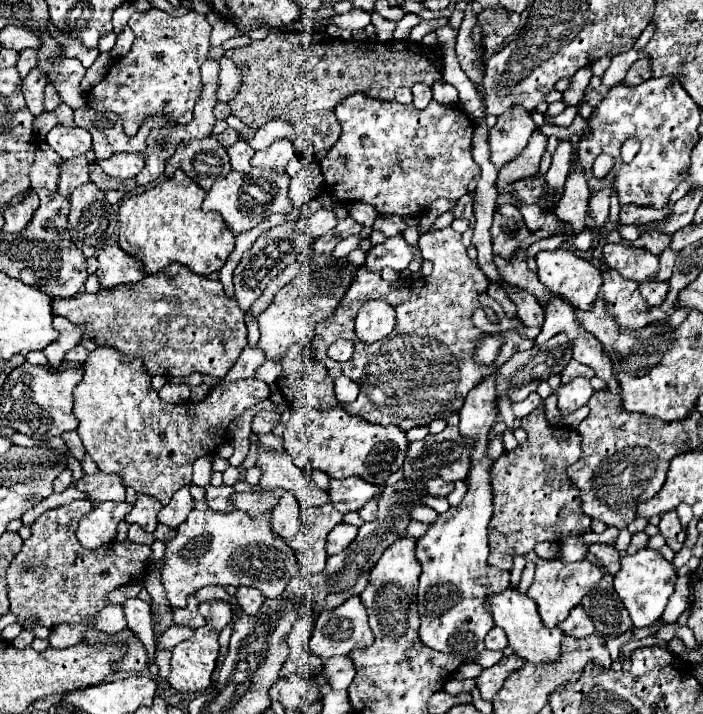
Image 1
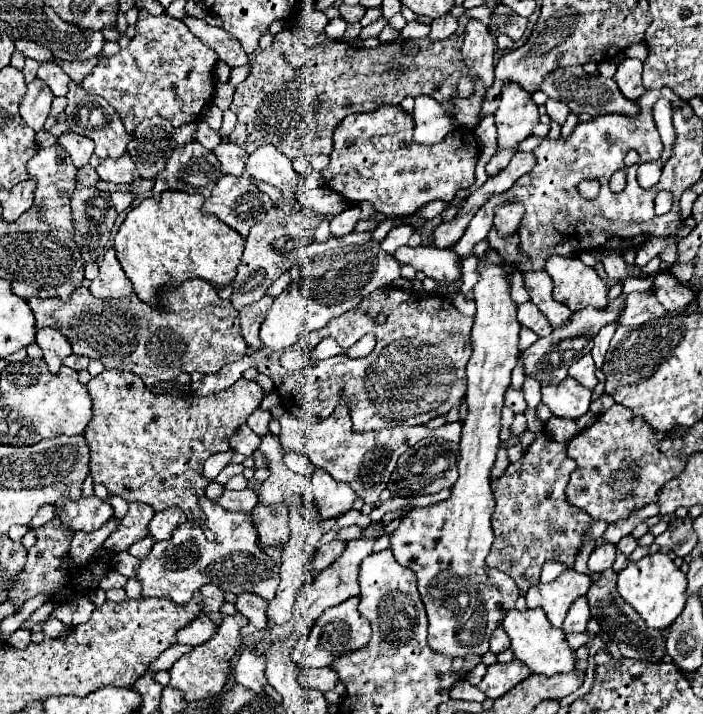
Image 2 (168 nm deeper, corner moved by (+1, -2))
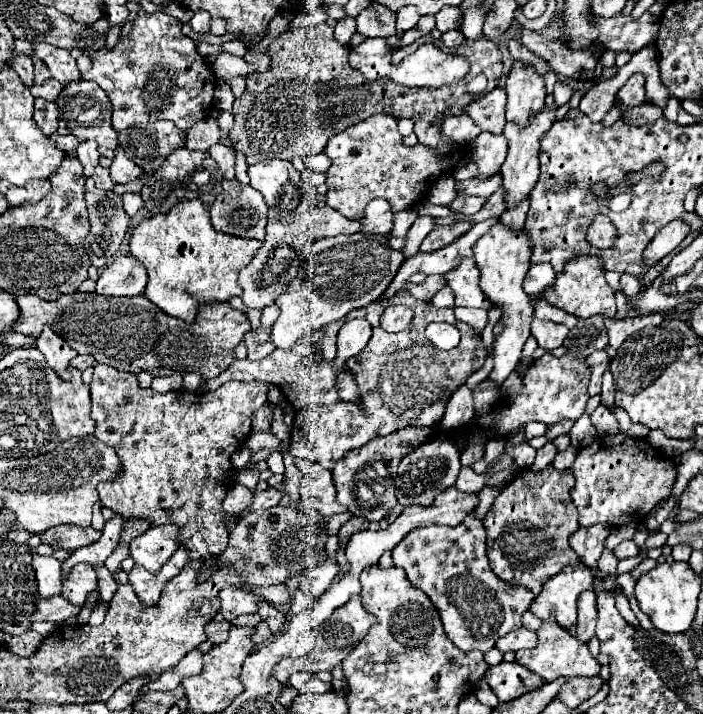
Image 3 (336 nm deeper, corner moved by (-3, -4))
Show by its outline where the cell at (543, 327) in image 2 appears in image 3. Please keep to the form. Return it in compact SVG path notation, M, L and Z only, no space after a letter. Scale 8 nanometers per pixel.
M533 318L533 322L531 322L531 336L545 350L553 350L553 348L561 346L567 332L569 332L569 328L563 324L551 324L551 322L539 320L539 318Z

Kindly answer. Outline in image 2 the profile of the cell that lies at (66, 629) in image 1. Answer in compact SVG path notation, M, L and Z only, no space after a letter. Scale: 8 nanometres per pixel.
M47 618L45 622L43 622L43 634L45 636L51 636L51 638L59 638L59 636L63 636L63 634L69 634L71 632L71 628L69 626L65 626L61 620L57 620L57 618Z

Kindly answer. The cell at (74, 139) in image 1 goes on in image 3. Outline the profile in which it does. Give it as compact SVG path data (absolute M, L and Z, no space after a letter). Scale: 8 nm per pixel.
M87 140L87 142L81 142L79 148L77 148L77 156L83 164L83 176L89 178L95 170L95 166L99 164L99 150L97 150L97 144L93 140Z

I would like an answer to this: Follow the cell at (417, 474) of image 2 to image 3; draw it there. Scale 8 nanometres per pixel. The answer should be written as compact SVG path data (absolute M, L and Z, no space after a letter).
M435 438L435 440L421 444L413 452L409 452L399 464L399 472L395 478L397 504L401 504L401 506L411 506L411 504L429 506L437 498L437 494L445 492L447 488L451 488L455 484L459 470L461 470L459 450L453 446L451 440Z

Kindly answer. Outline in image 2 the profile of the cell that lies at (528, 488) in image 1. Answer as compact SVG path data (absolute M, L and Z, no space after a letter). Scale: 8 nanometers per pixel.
M527 410L525 416L529 418L529 430L535 432L537 438L519 462L509 464L505 474L491 482L495 496L495 512L491 518L495 542L487 556L487 566L509 574L523 594L529 586L539 584L545 562L555 560L573 568L575 554L583 544L583 534L591 524L589 514L573 508L565 498L565 486L575 470L575 460L567 456L567 444L549 440L533 410Z

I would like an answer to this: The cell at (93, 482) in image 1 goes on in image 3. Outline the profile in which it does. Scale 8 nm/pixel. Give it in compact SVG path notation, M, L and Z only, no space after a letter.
M61 524L55 528L49 528L47 532L43 532L43 544L49 544L53 548L65 548L69 552L87 546L95 540L99 540L101 530L95 530L93 526L89 528L81 528L75 524Z

